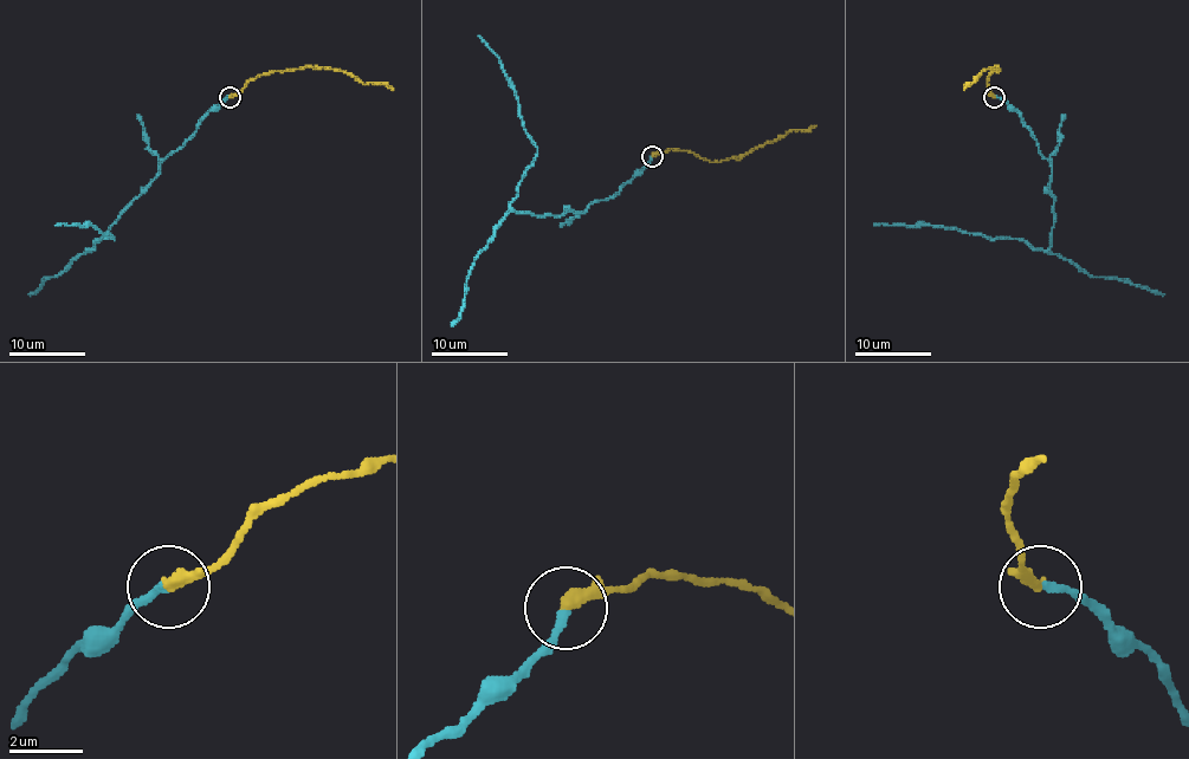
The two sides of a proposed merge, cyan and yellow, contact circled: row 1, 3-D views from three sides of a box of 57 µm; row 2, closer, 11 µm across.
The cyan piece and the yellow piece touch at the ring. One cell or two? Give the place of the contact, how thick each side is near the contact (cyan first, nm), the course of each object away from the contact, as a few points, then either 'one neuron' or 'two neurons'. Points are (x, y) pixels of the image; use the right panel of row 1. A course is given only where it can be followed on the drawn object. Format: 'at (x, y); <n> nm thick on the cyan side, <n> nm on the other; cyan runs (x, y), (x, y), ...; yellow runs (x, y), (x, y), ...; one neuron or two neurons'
at (994, 97); 220 nm thick on the cyan side, 320 nm on the other; cyan runs (994, 97), (1019, 115), (1049, 162), (1052, 246), (1040, 250), (1018, 239), (930, 225), (874, 225); yellow runs (994, 97), (987, 80), (999, 66), (989, 66), (968, 82), (964, 90); one neuron

